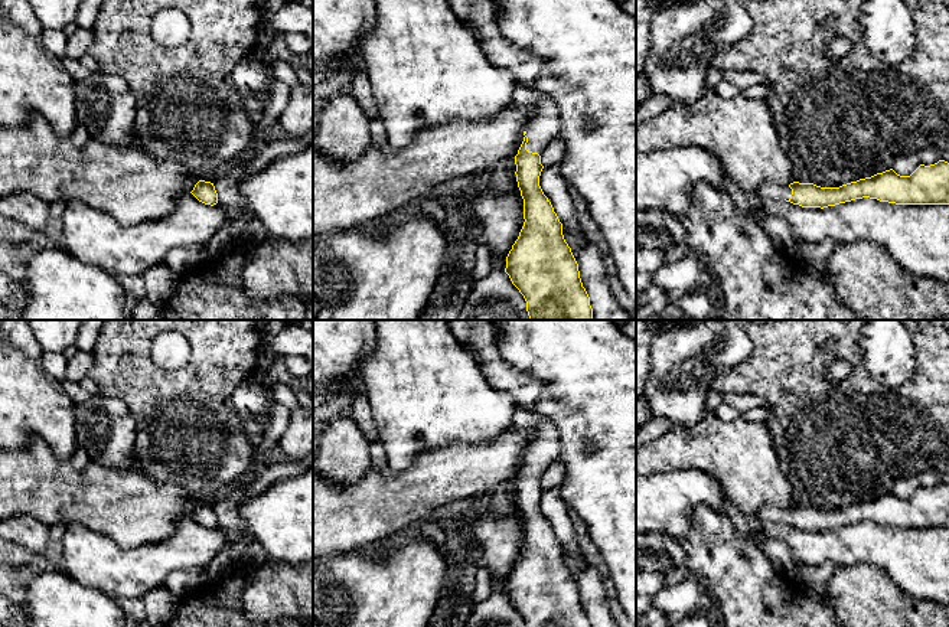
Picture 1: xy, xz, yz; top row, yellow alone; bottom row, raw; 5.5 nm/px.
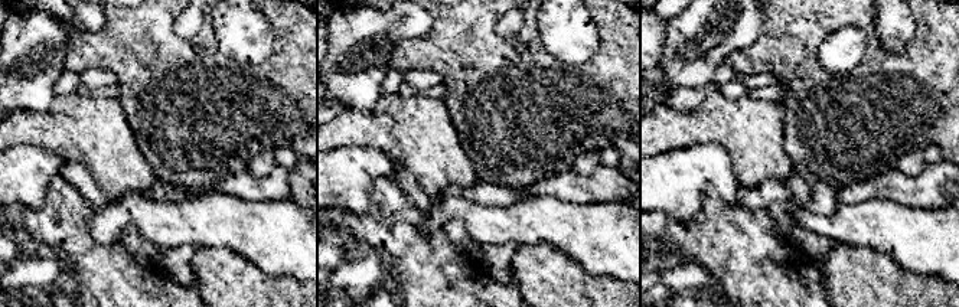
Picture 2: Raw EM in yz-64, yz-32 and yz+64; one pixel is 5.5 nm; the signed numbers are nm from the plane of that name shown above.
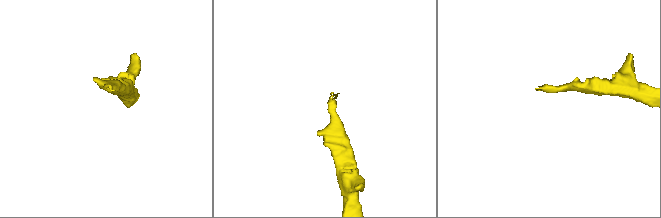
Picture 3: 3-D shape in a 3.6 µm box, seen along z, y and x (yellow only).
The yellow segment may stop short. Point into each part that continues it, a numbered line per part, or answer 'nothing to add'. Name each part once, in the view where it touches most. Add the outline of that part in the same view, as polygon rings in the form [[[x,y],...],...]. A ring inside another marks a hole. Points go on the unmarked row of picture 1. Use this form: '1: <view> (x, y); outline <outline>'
1: xz (544, 448); outline [[[518,405],[513,412],[513,427],[535,431],[524,454],[528,460],[526,473],[541,477],[562,451],[557,427],[547,417]]]

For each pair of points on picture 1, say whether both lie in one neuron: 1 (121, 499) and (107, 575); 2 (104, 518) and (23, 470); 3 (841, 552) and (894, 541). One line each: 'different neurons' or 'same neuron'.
1: different neurons
2: same neuron
3: same neuron

